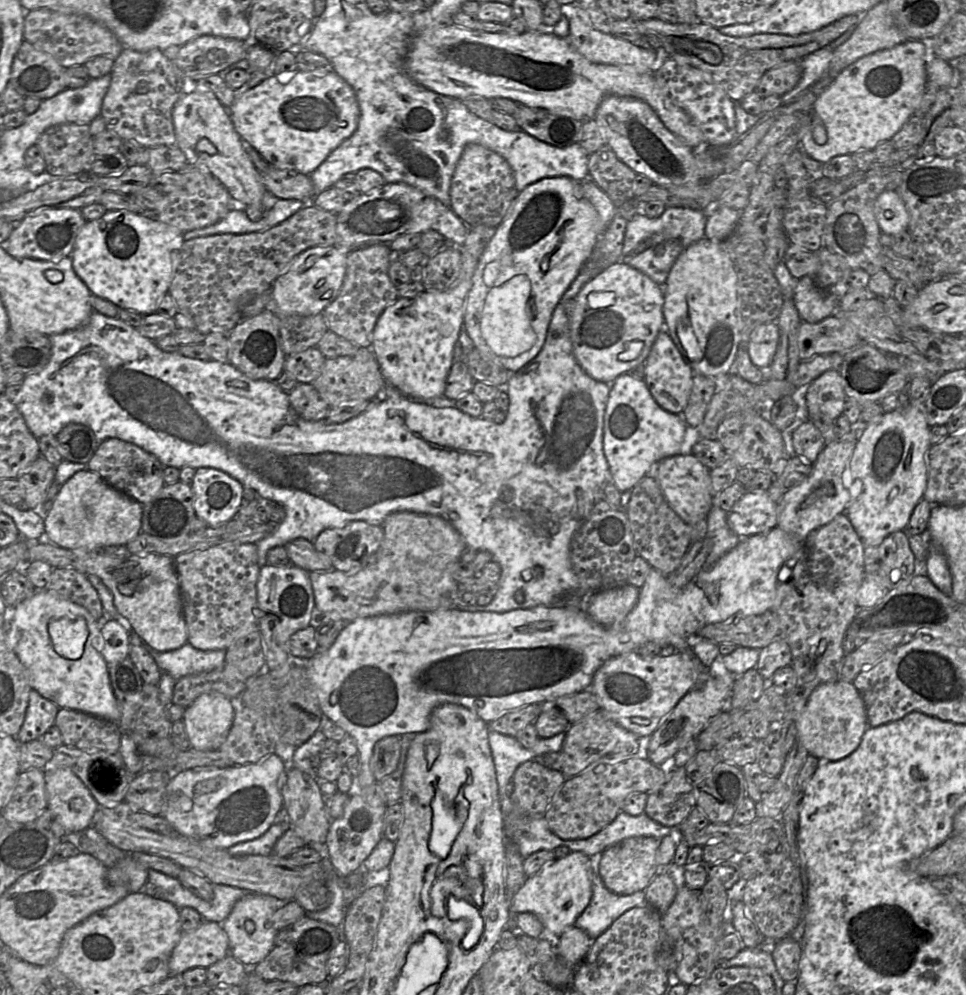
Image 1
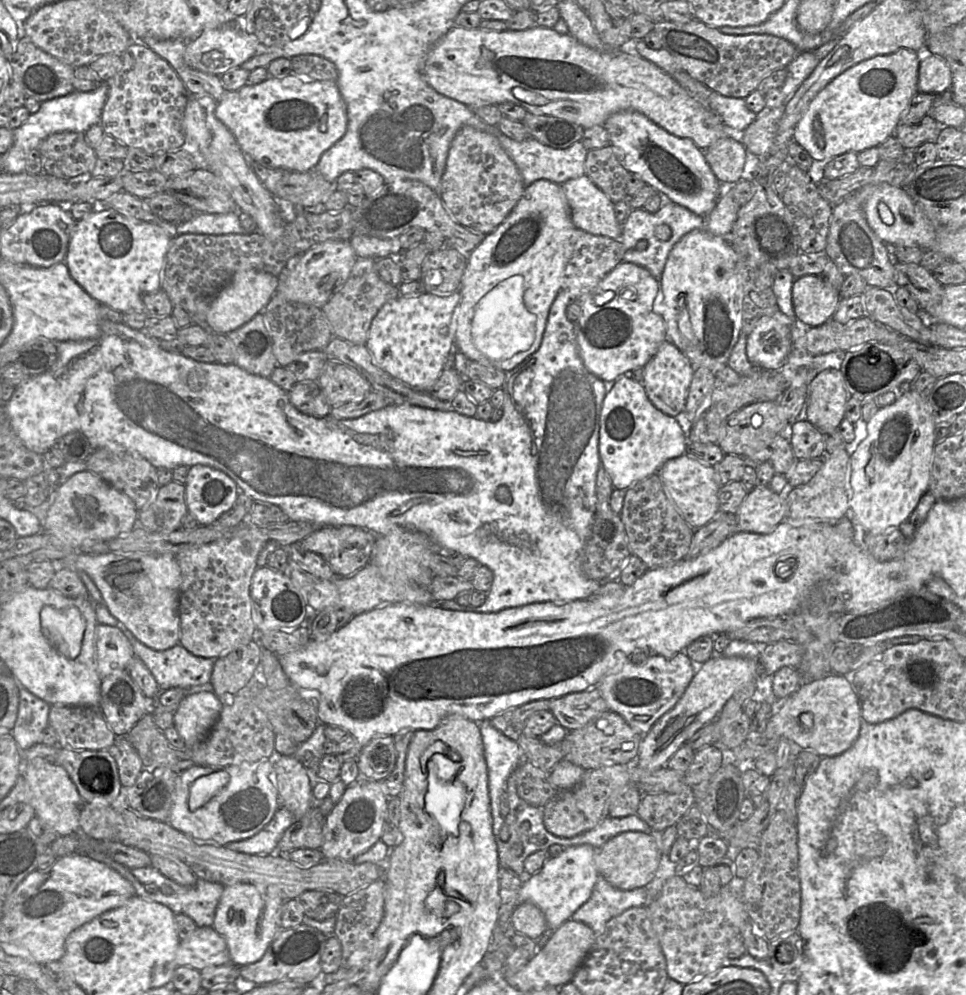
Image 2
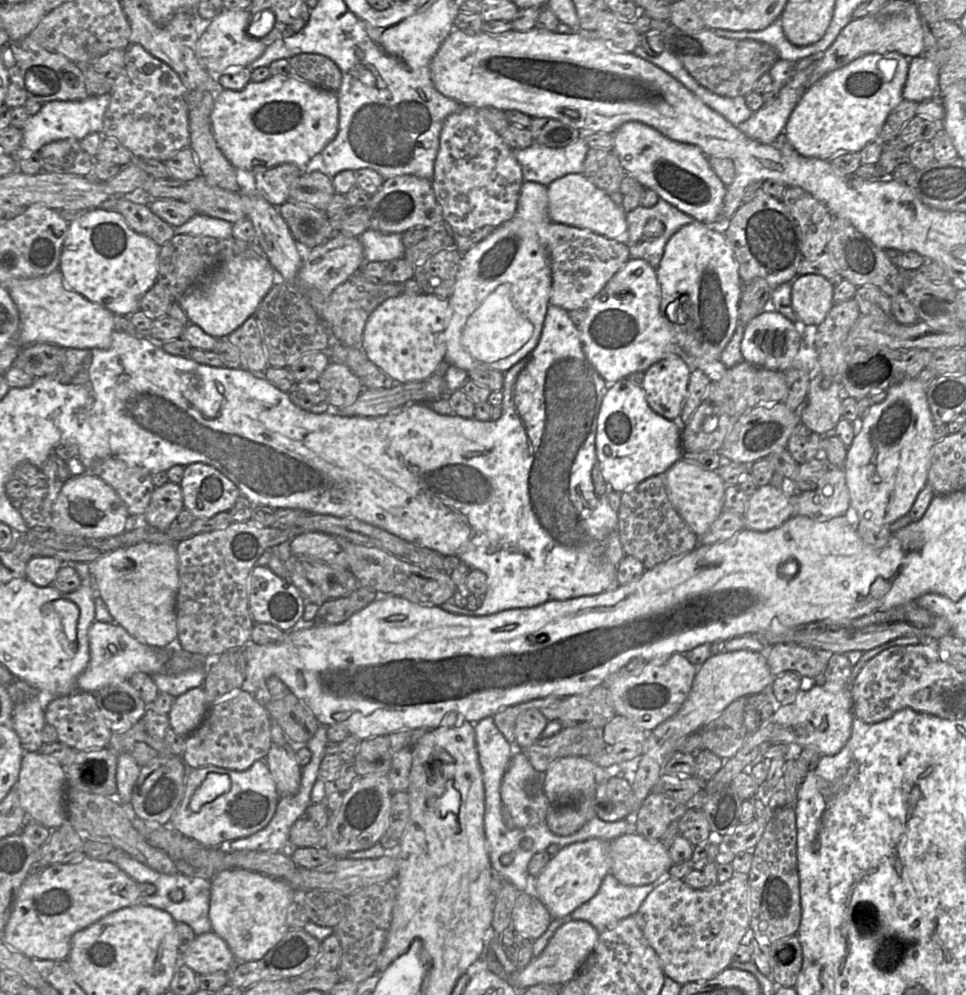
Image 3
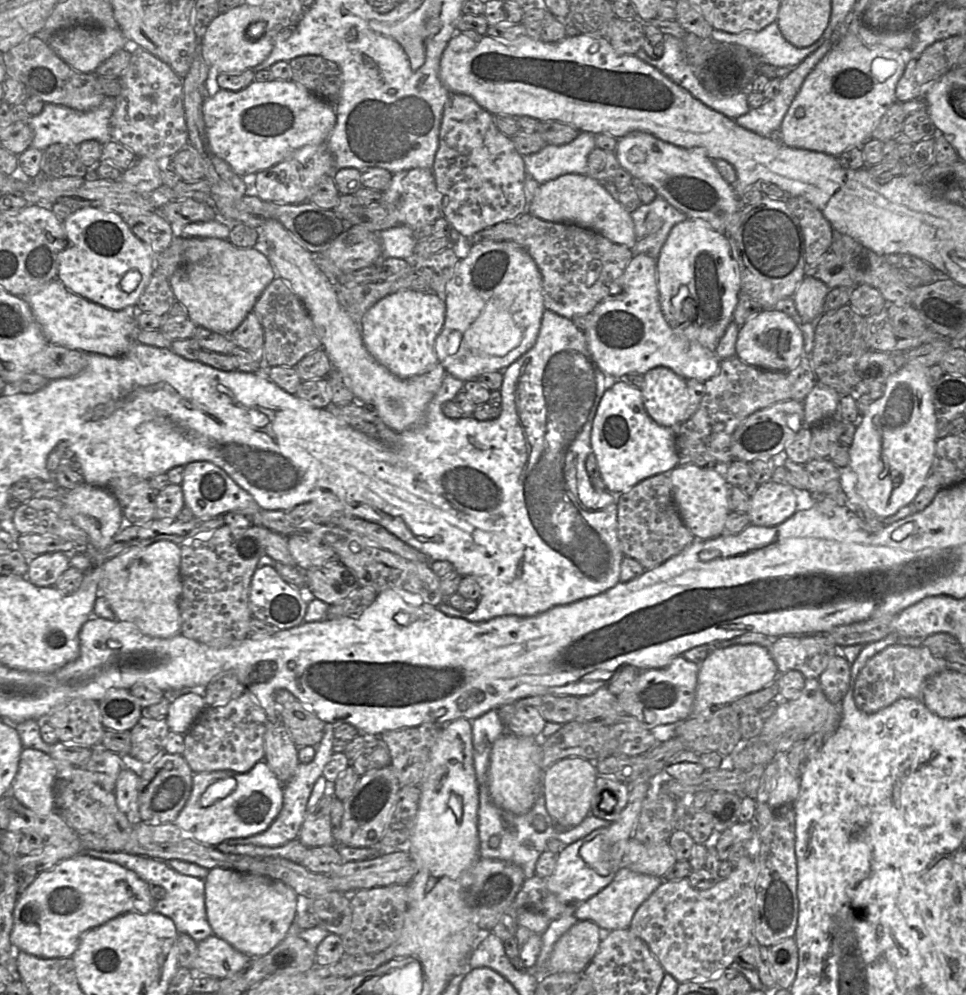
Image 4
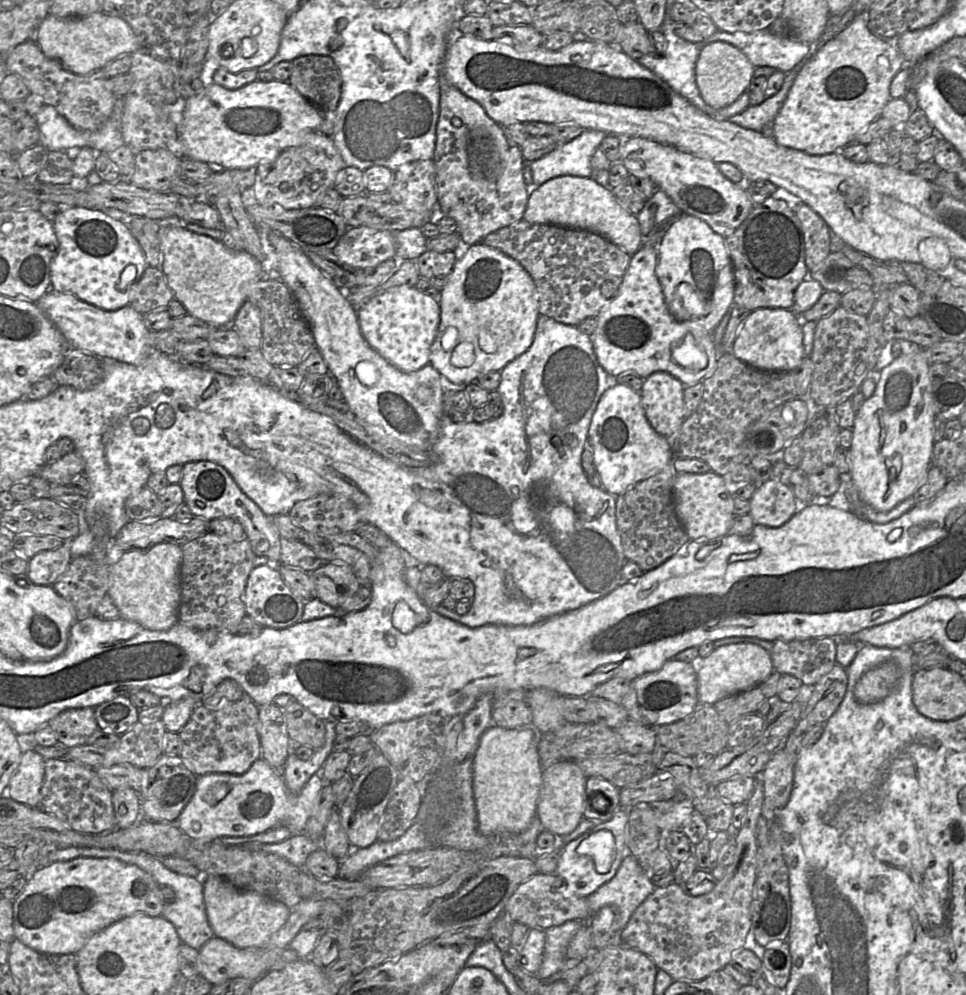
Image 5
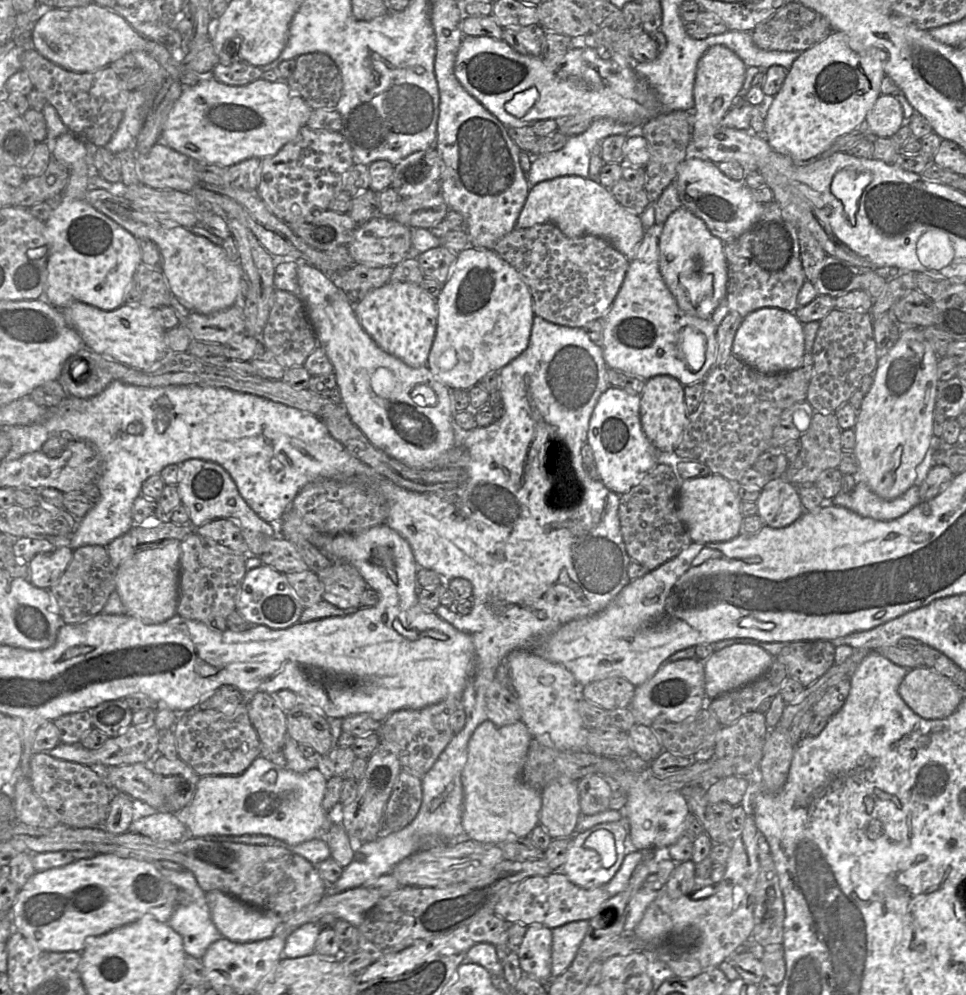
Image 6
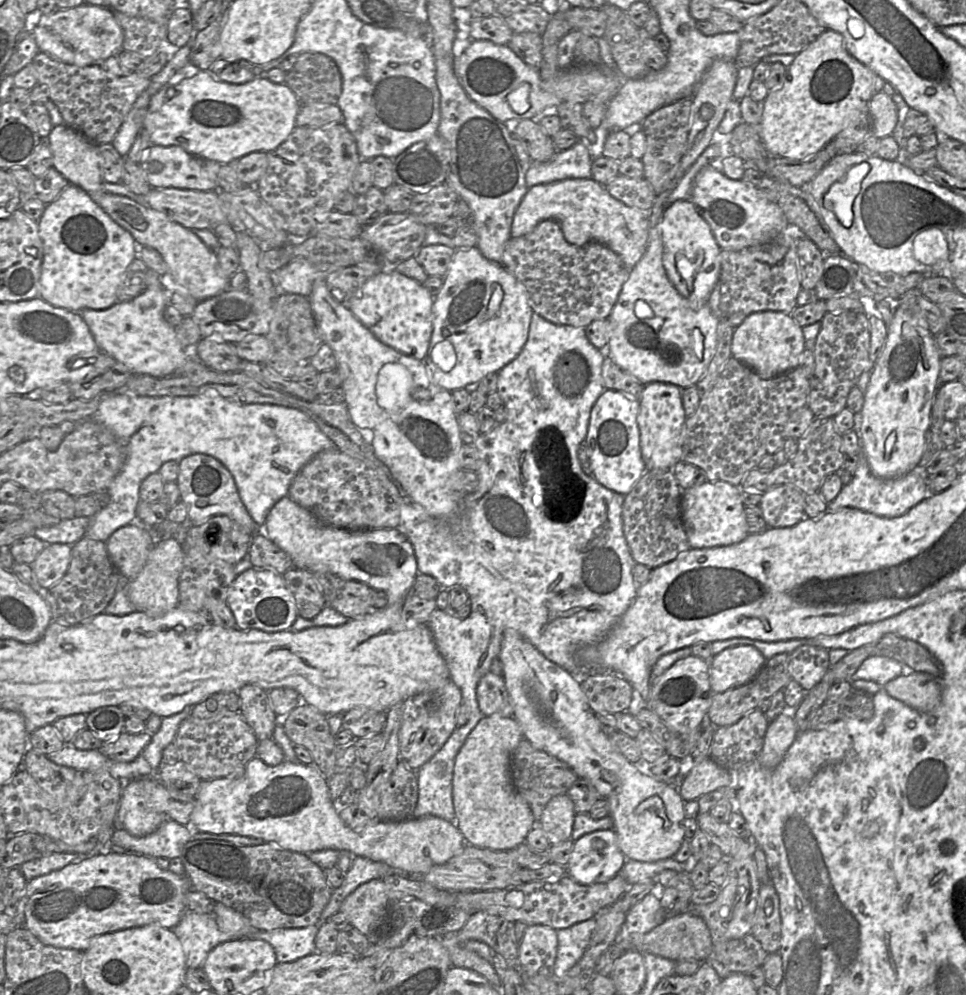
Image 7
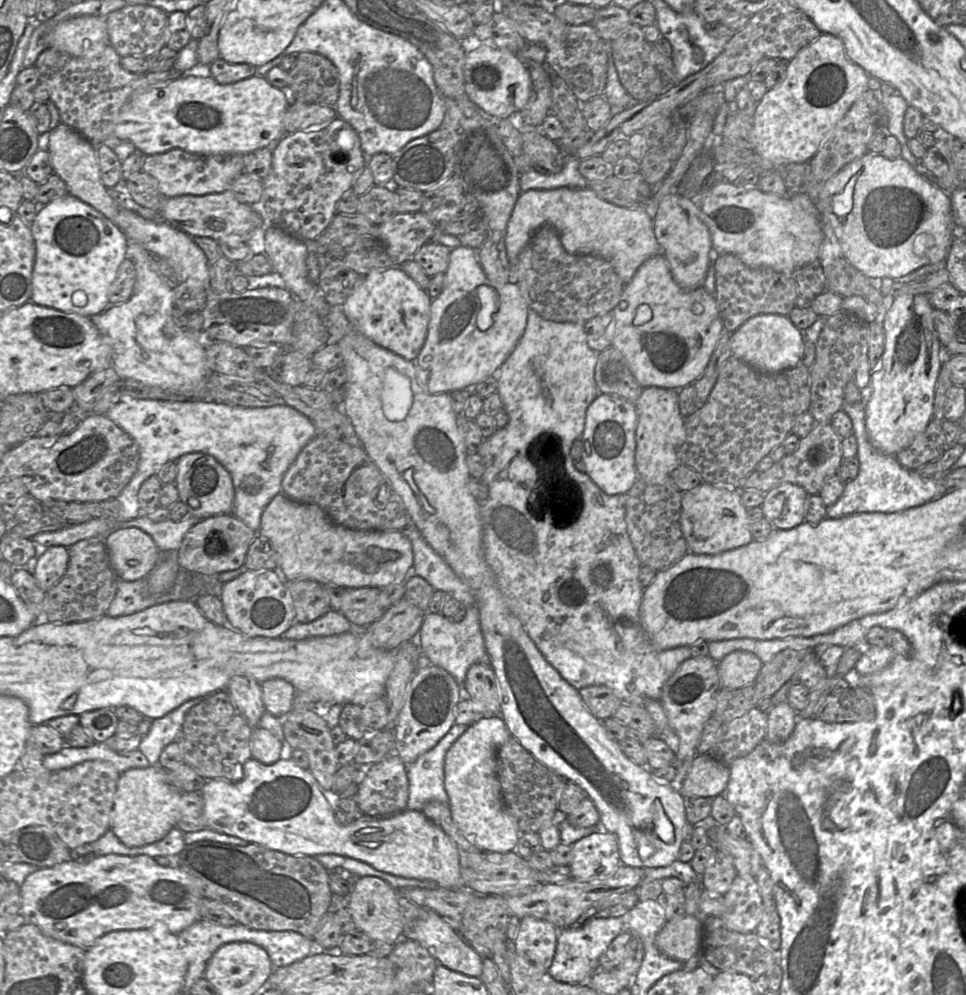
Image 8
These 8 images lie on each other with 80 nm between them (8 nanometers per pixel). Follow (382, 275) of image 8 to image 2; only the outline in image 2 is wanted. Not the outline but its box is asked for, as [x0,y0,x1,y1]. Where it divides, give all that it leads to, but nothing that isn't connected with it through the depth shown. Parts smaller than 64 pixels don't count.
[365,291,459,391]

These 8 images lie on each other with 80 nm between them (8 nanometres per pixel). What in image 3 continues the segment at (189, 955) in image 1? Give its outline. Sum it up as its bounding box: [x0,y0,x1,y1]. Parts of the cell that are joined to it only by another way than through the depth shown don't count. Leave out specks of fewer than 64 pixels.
[180,931,237,975]

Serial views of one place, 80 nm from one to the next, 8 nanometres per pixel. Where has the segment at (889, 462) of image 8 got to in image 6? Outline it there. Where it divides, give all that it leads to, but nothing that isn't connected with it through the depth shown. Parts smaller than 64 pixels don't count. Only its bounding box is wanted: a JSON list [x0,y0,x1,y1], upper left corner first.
[832,447,938,521]

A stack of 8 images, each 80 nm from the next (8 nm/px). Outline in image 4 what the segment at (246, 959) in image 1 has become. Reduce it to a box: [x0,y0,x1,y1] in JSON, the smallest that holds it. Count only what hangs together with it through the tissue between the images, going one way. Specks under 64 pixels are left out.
[205,867,298,957]

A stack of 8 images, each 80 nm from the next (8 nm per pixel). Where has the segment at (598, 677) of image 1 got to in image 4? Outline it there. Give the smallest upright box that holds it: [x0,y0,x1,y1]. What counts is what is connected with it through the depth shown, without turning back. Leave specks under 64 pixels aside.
[617,655,699,735]

